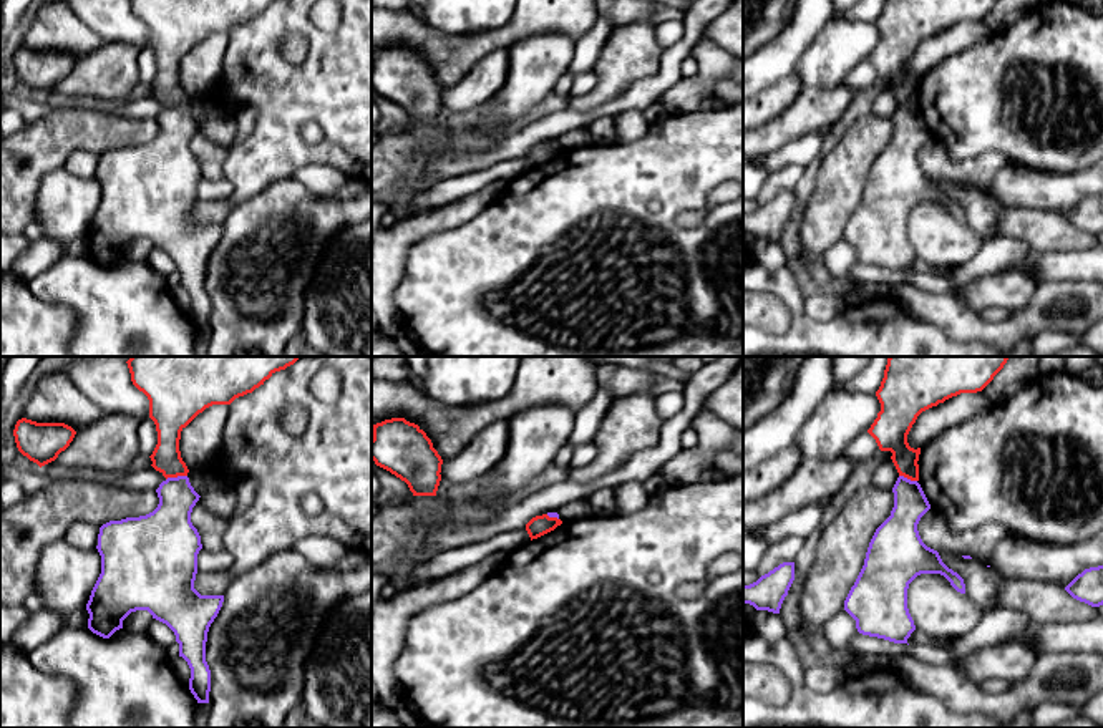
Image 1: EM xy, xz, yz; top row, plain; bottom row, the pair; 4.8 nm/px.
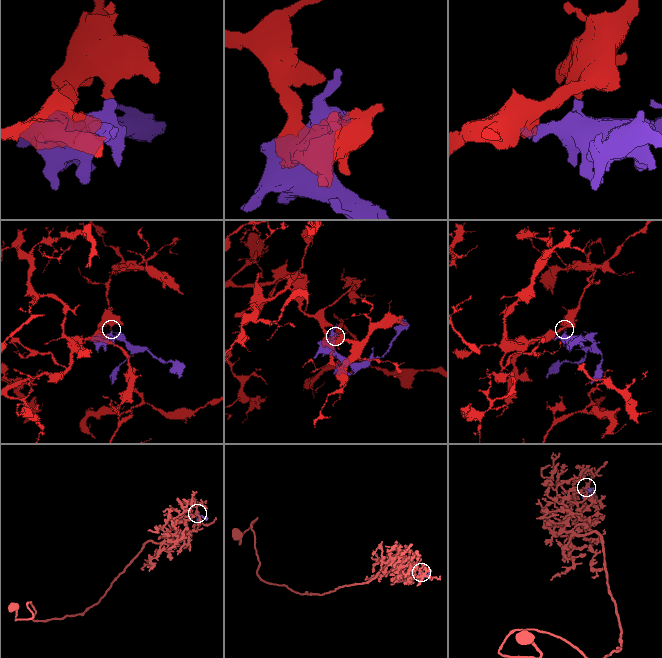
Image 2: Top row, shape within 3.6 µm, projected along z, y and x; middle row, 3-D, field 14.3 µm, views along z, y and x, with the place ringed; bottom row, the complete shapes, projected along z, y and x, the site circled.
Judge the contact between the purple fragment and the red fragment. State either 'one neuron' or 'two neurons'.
two neurons

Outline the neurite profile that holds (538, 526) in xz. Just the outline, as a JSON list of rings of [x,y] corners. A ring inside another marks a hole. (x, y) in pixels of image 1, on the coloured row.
[[[547,514],[536,516],[526,524],[526,531],[532,539],[537,539],[551,531],[554,531],[557,526],[561,526],[562,521],[557,517],[549,517]]]

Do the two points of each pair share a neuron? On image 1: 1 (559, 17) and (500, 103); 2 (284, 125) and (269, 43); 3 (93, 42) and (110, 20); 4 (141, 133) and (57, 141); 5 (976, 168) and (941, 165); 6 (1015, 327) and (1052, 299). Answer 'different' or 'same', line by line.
1: different
2: same
3: different
4: same
5: same
6: same

